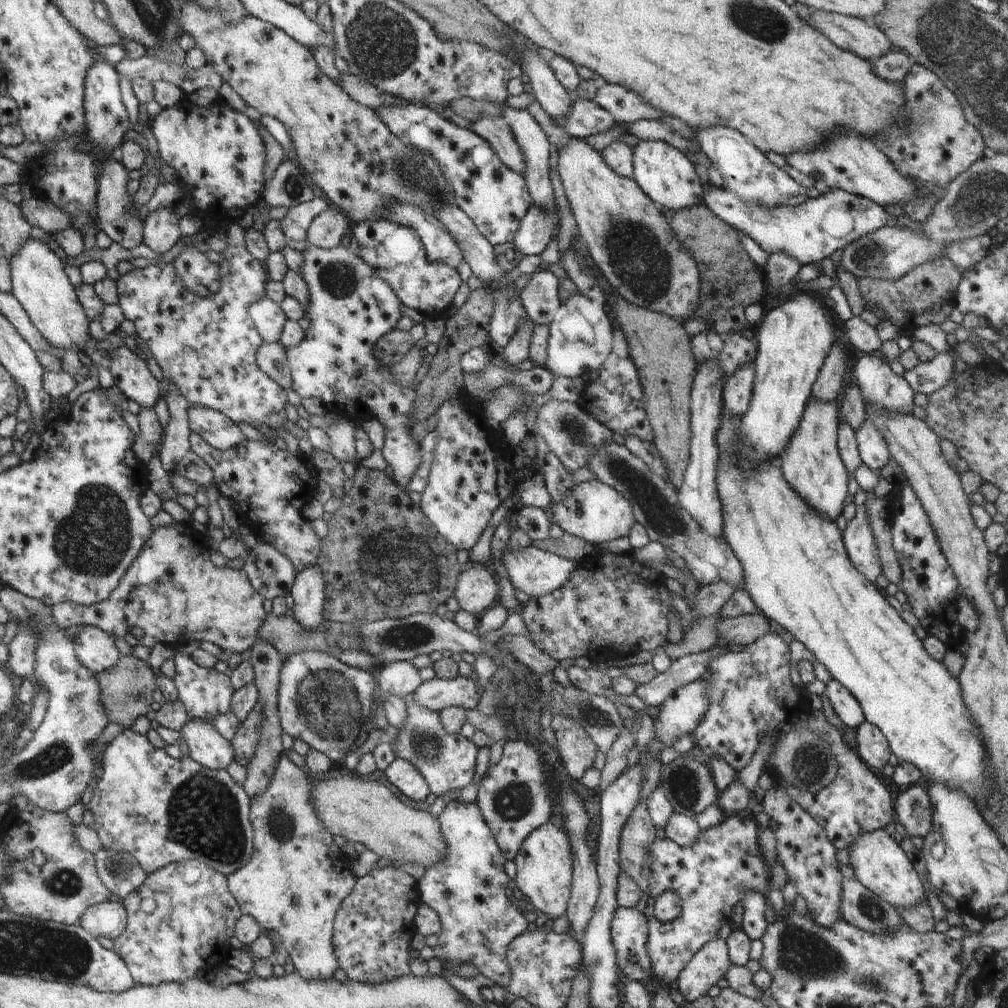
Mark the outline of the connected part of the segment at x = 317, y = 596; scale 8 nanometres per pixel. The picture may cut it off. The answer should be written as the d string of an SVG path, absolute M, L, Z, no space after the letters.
M317 564L296 573L289 594L294 600L293 619L300 627L316 629L324 623L325 580Z

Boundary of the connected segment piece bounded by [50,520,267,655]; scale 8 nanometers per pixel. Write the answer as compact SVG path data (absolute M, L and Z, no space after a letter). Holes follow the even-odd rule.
M177 523L157 527L146 540L144 548L134 559L126 574L120 579L118 586L111 592L107 601L95 605L82 606L70 601L58 603L50 607L54 620L63 629L79 624L97 625L110 636L116 634L118 638L124 638L131 647L148 646L153 648L158 642L166 646L180 648L190 640L208 640L219 646L221 650L230 654L240 654L252 648L257 640L258 629L265 621L267 612L263 605L263 596L250 584L248 575L244 569L219 567L210 559L211 547L206 540L204 531L198 529L192 523ZM140 568L148 568L148 585L140 582ZM132 626L140 626L144 630L144 636L137 639L130 633Z

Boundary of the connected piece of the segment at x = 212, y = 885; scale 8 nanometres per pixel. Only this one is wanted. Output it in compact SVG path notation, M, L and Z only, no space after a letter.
M180 861L179 863L167 864L164 868L147 875L144 884L141 884L134 892L131 892L122 900L123 907L127 912L127 925L124 932L116 939L113 948L119 957L126 963L130 974L133 976L136 985L156 986L162 983L169 983L196 977L198 970L203 970L210 975L216 968L226 964L232 950L228 939L233 936L236 921L243 915L236 899L232 896L227 885L227 878L216 872L213 868L207 867L201 861Z

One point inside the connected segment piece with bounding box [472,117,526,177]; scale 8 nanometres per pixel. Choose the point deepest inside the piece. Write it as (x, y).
(496, 131)

